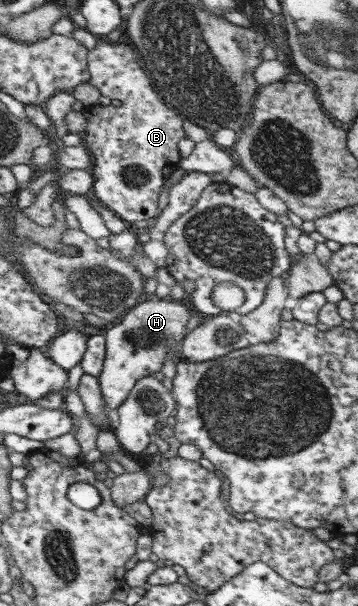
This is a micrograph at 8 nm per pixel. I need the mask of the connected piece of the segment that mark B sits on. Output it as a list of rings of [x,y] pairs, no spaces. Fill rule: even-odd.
[[[106,37],[95,39],[96,45],[89,51],[90,67],[87,68],[91,72],[90,82],[99,88],[103,96],[110,100],[119,100],[123,105],[120,107],[91,105],[83,111],[87,118],[82,134],[84,144],[93,155],[93,166],[90,168],[95,180],[93,191],[97,200],[125,221],[131,221],[132,226],[135,221],[147,221],[155,217],[159,211],[161,189],[182,162],[179,141],[185,137],[185,119],[178,114],[179,111],[157,99],[151,79],[147,71],[141,67],[133,47],[125,43],[111,42]]]

